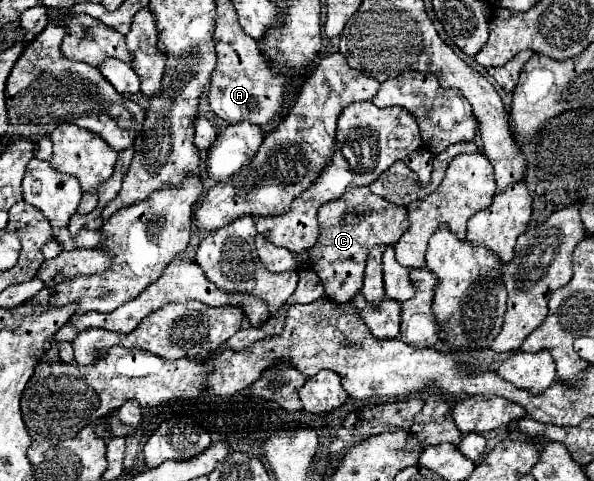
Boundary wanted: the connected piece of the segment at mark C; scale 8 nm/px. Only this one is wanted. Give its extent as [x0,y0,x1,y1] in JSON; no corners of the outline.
[310,188,408,302]

